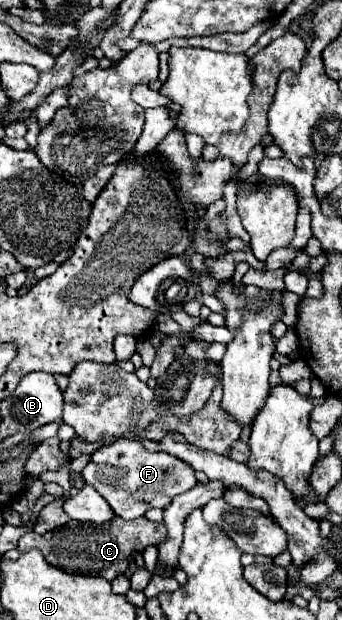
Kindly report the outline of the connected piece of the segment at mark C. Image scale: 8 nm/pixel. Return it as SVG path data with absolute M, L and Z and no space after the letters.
M113 516L109 522L103 522L103 524L69 520L69 526L57 528L47 534L27 532L25 536L21 536L17 550L27 552L31 548L37 548L43 552L49 564L53 564L55 568L61 568L63 572L101 576L113 582L119 574L125 574L135 554L143 552L147 546L159 546L163 542L163 536L167 536L167 528L163 528L163 522L149 522L147 518L123 520L119 516Z

